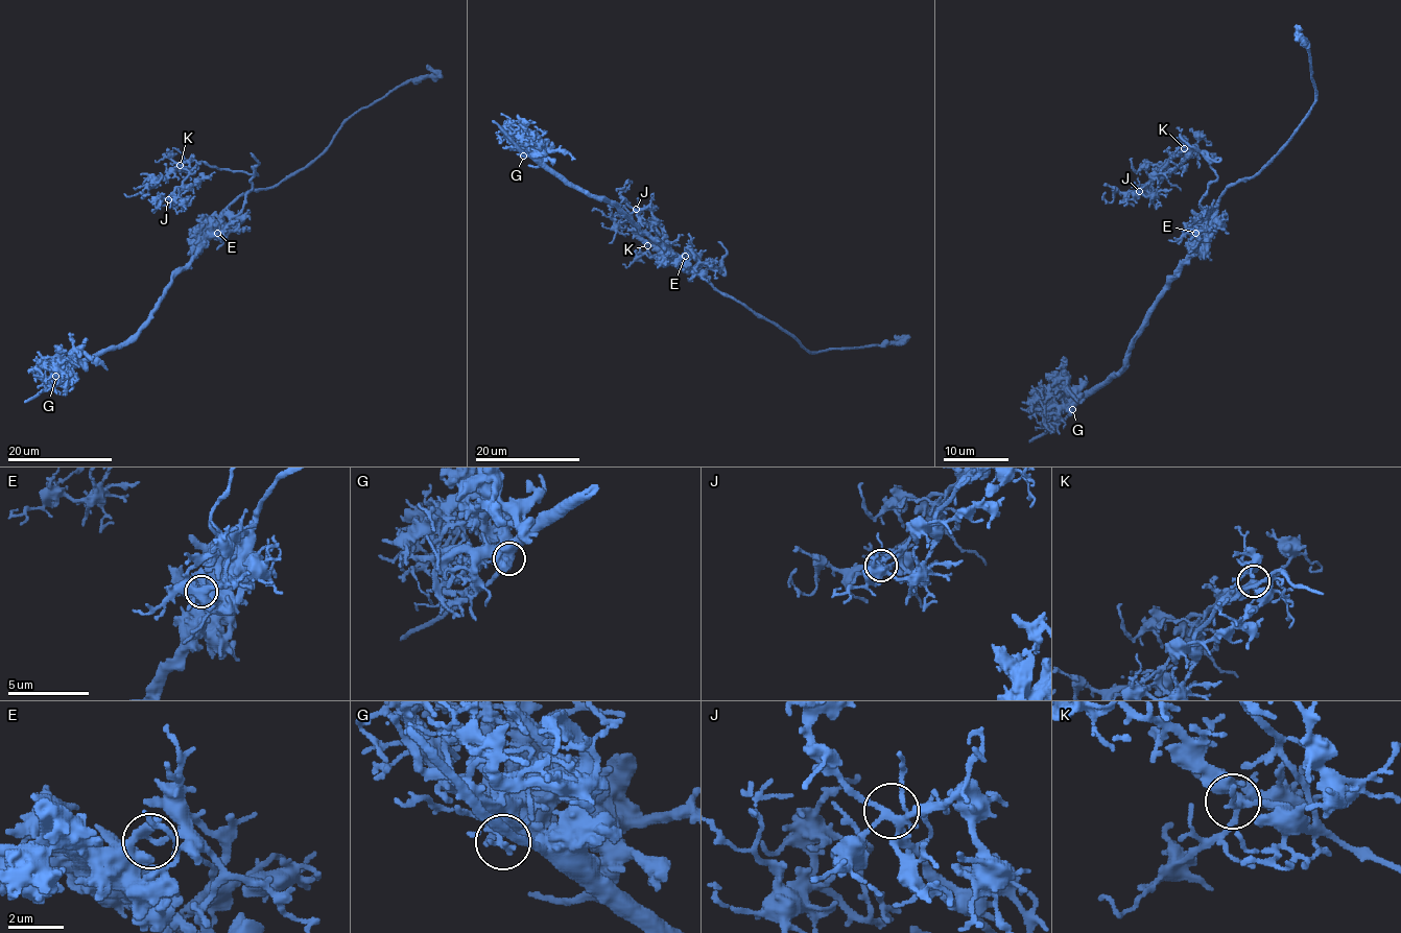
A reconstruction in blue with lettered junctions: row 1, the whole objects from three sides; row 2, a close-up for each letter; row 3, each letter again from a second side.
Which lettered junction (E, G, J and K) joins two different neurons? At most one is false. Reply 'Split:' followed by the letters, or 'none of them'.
Split: E

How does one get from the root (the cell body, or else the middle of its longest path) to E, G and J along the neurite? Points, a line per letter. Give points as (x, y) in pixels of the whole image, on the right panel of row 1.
E: (1212, 224), (1205, 233), (1195, 233)
G: (1212, 224), (1195, 241), (1195, 249), (1157, 303), (1125, 364), (1101, 386), (1086, 395), (1072, 409)
J: (1212, 224), (1201, 199), (1216, 177), (1213, 153), (1195, 145), (1180, 152), (1139, 191)

